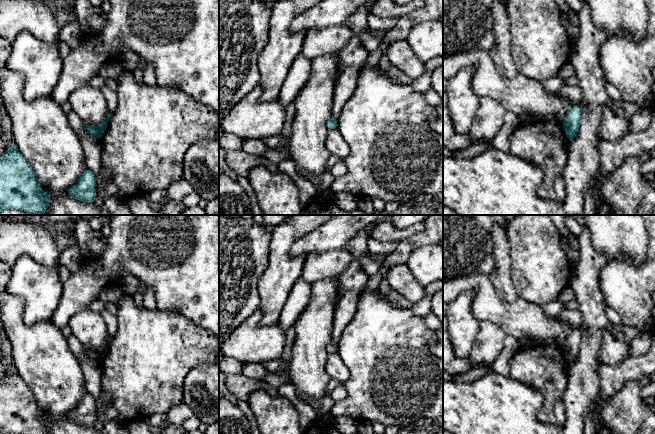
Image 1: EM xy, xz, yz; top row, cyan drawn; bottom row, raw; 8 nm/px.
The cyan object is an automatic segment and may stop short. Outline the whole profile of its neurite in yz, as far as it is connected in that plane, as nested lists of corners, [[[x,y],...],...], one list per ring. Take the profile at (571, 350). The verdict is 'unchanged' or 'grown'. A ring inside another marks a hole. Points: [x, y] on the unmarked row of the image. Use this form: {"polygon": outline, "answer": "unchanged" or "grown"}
{"polygon": [[[574,330],[566,339],[565,346],[562,349],[567,362],[574,363],[580,352],[580,345],[582,341],[582,333],[579,330]]], "answer": "unchanged"}

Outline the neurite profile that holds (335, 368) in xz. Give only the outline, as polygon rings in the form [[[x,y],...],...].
[[[337,352],[329,353],[326,361],[326,372],[331,379],[345,383],[350,376],[348,368],[343,363]]]

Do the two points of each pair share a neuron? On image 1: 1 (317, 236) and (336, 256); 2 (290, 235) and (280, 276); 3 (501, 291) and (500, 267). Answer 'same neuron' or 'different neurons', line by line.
1: different neurons
2: same neuron
3: same neuron

